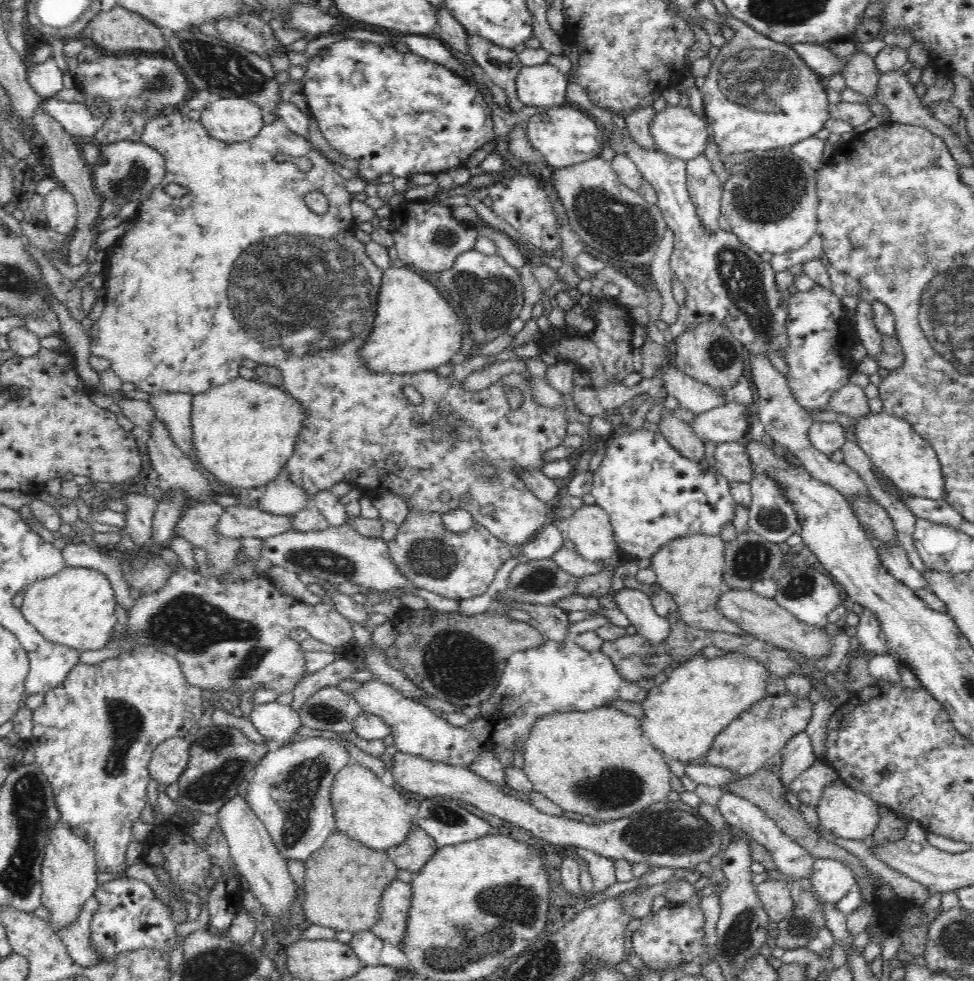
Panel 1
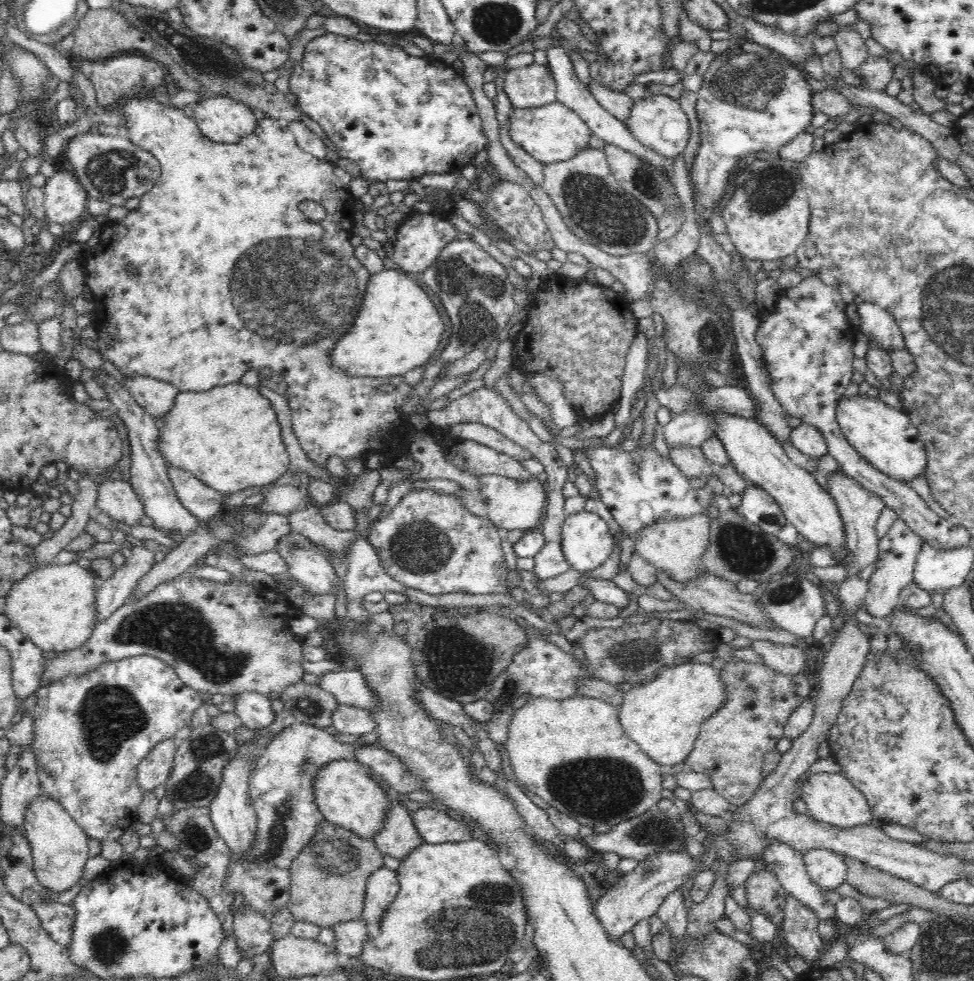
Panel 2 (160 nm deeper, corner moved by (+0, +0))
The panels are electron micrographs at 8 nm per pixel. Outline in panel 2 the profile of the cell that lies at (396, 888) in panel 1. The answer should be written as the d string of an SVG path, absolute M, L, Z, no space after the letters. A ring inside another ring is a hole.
M384 867L372 873L366 883L363 920L380 925L386 914L385 910L398 893L399 882L396 872Z

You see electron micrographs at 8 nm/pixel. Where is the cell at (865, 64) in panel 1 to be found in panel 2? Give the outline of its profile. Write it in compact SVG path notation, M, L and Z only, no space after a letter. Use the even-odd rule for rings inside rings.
M840 25L833 37L843 66L854 72L869 56L865 39L850 25Z

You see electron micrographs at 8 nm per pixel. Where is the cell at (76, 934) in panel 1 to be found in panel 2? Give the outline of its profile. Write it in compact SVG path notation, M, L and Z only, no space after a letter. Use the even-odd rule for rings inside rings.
M44 899L34 901L29 905L32 910L36 910L42 928L48 932L50 938L65 947L68 946L73 937L72 924L74 924L74 916L76 916L72 905L54 901L48 902Z

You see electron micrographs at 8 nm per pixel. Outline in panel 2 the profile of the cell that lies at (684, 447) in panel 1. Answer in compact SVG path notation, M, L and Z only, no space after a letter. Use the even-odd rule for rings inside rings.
M675 447L670 449L673 465L688 479L710 478L713 475L711 460L708 460L700 447Z

